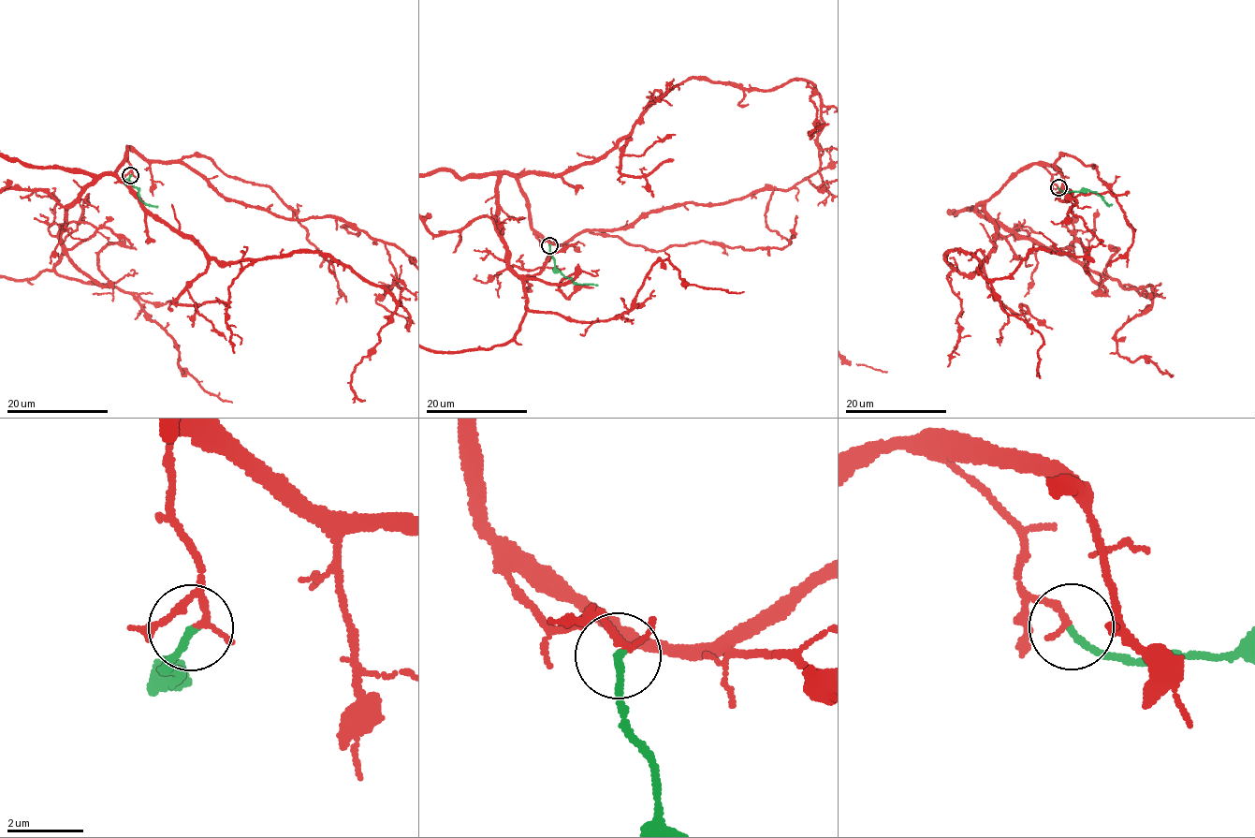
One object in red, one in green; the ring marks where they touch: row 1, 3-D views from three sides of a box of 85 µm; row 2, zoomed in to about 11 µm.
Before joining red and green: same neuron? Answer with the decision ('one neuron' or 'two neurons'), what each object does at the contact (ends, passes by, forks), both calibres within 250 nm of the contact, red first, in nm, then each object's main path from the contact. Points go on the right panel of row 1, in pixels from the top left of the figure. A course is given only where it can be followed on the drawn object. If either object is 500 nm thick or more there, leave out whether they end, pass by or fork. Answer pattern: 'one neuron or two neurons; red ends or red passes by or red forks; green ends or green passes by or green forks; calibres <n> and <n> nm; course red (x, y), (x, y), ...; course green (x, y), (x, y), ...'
one neuron; red passes by; green ends; calibres 130 and 190 nm; course green (1058, 187), (1068, 192), (1088, 189), (1107, 204), (1112, 203)

